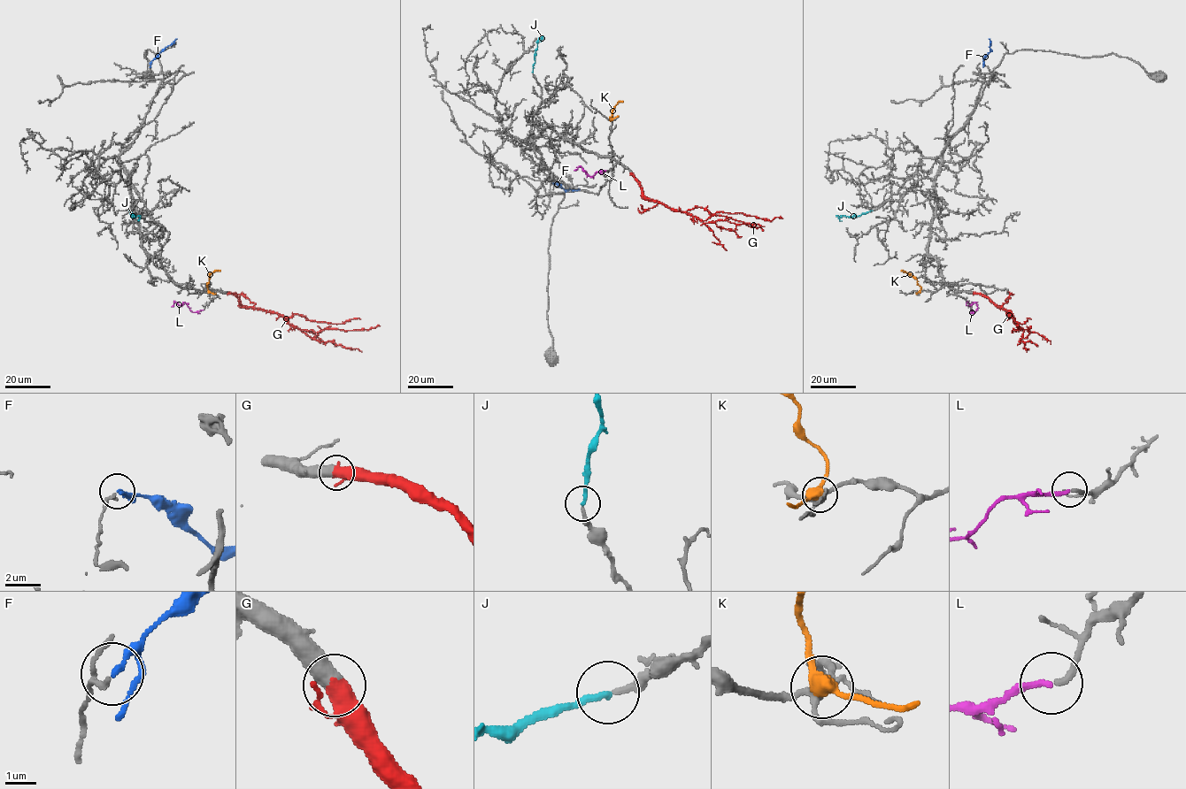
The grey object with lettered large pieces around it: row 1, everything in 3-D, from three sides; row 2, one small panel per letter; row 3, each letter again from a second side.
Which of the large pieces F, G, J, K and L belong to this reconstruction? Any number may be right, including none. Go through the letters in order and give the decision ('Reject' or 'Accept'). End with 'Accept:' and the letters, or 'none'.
F: Reject
G: Accept
J: Accept
K: Reject
L: Accept
Accept: G, J, L

